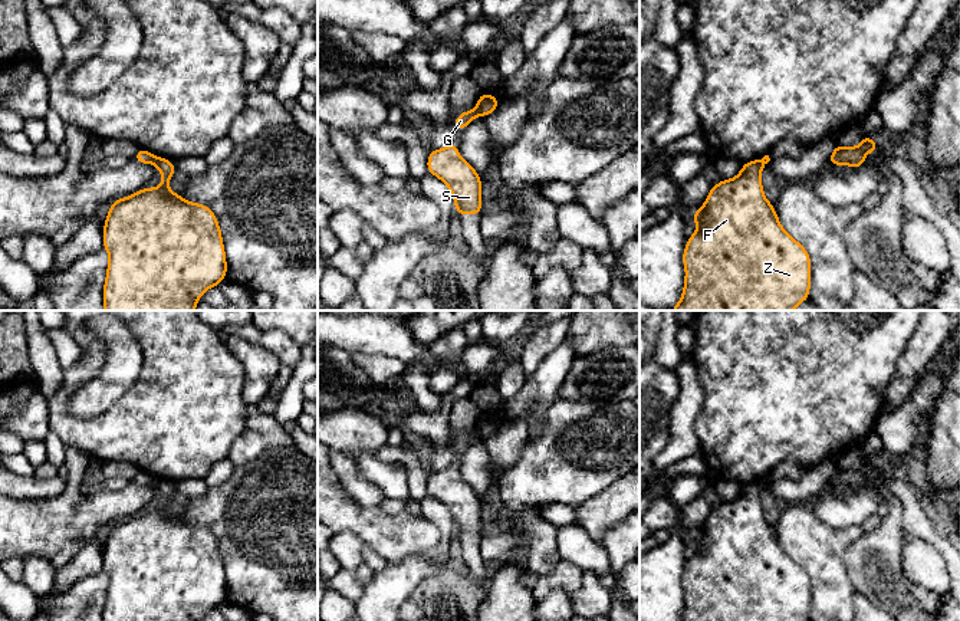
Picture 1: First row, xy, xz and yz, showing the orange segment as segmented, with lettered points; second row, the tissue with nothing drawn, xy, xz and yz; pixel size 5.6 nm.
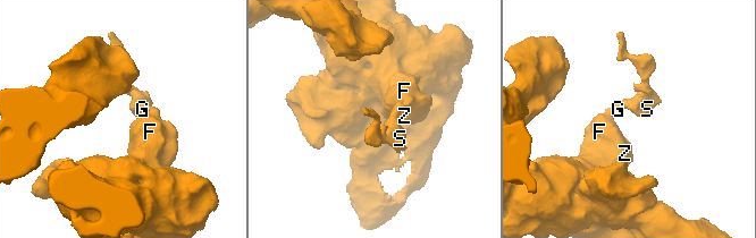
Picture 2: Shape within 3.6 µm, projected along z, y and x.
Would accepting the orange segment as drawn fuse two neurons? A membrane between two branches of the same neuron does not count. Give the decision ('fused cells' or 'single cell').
fused cells

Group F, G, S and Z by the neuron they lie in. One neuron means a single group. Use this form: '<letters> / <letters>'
F Z / G S

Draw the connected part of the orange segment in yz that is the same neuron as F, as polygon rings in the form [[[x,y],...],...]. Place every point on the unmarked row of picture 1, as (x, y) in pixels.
[[[763,482],[742,486],[742,493],[731,502],[711,507],[703,529],[693,535],[696,555],[687,561],[683,575],[686,591],[681,621],[809,621],[811,579],[806,571],[788,556],[766,519],[760,494]]]

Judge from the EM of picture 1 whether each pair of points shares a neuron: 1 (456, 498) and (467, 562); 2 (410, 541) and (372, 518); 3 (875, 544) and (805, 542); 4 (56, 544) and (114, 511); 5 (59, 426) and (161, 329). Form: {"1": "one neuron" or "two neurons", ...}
{"1": "one neuron", "2": "one neuron", "3": "two neurons", "4": "one neuron", "5": "one neuron"}

